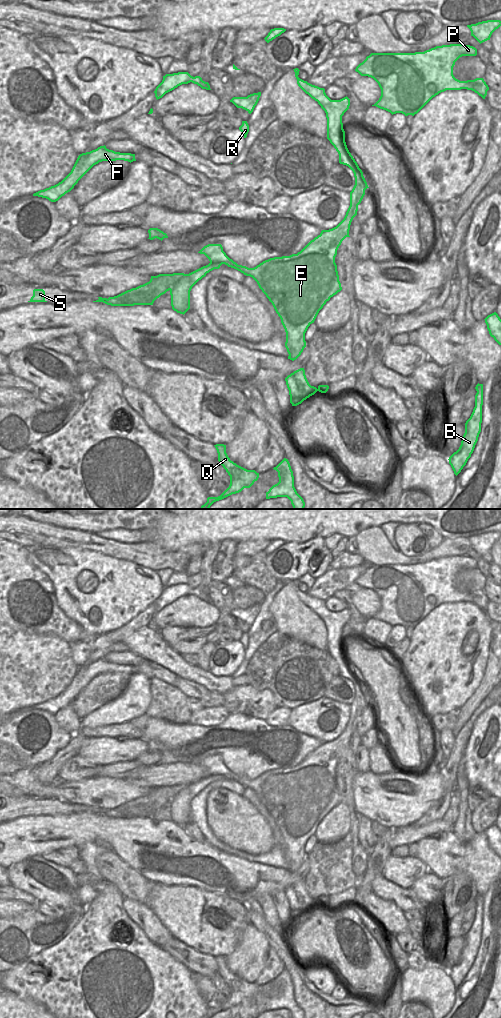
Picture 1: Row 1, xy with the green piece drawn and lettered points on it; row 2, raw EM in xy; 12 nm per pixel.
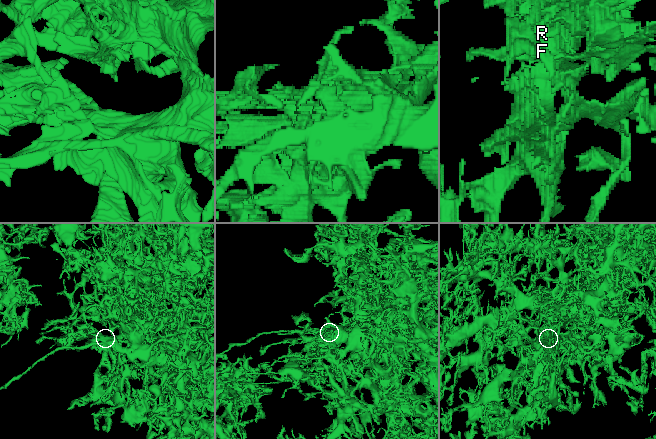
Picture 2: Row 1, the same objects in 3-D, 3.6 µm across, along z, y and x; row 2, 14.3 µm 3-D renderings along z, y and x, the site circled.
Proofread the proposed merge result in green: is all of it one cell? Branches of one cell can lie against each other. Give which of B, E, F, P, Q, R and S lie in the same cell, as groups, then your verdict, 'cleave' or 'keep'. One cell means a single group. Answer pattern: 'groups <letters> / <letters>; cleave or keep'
groups B E F P Q R / S; cleave

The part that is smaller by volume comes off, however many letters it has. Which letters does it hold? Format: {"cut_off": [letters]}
{"cut_off": ["S"]}

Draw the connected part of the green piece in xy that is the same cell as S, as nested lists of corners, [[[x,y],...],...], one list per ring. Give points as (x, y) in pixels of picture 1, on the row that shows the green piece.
[[[34,289],[33,296],[28,302],[47,302],[45,300],[45,291],[43,289]]]

